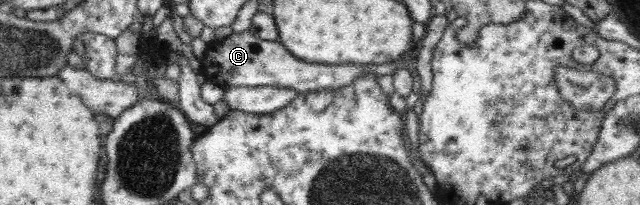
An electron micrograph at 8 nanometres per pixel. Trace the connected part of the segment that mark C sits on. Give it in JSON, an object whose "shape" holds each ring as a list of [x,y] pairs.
{"shape":[[[249,31],[233,33],[222,40],[215,40],[208,44],[200,64],[202,68],[199,76],[204,76],[207,81],[225,88],[275,86],[289,88],[299,93],[342,88],[342,86],[352,84],[358,76],[364,76],[364,74],[374,74],[378,77],[386,74],[393,75],[398,68],[395,61],[376,66],[308,64],[288,52],[278,41],[262,40],[250,34]]]}

